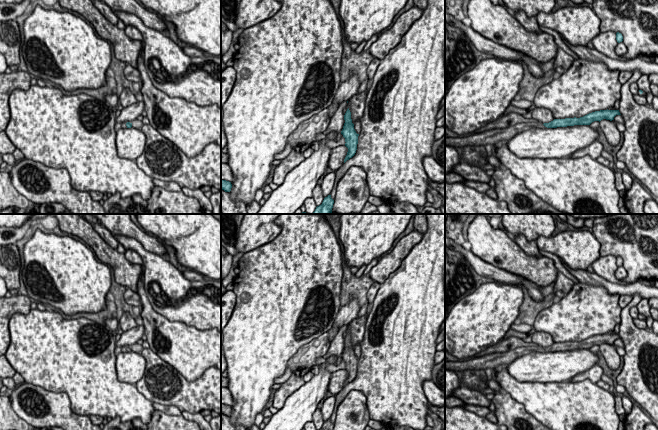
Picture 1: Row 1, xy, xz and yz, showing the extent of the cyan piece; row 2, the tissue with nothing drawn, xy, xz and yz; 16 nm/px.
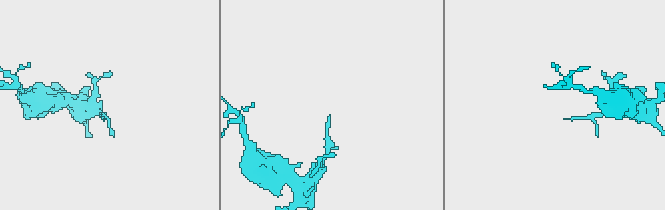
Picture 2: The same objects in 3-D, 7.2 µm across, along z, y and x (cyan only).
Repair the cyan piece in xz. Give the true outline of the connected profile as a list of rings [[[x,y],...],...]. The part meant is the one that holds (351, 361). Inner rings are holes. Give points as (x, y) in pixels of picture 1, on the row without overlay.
[[[349,332],[347,333],[344,339],[344,344],[345,347],[341,355],[341,358],[345,362],[345,366],[346,366],[345,370],[348,372],[347,379],[344,383],[344,387],[345,387],[347,384],[352,382],[356,377],[359,358],[357,358],[354,353],[354,348],[352,347],[351,336]]]

